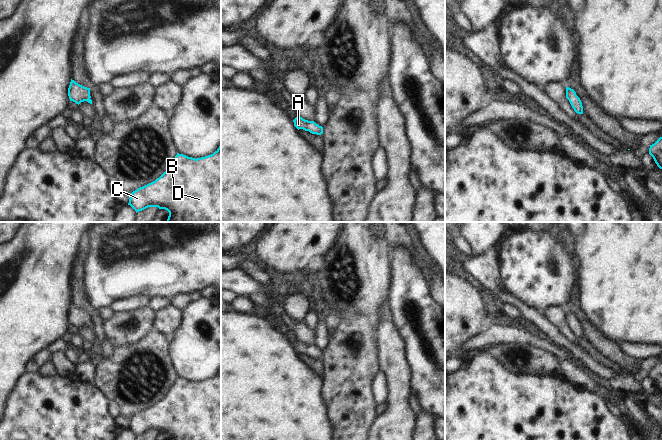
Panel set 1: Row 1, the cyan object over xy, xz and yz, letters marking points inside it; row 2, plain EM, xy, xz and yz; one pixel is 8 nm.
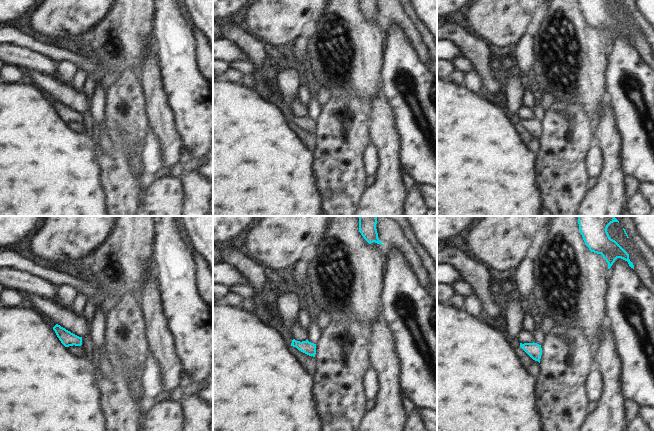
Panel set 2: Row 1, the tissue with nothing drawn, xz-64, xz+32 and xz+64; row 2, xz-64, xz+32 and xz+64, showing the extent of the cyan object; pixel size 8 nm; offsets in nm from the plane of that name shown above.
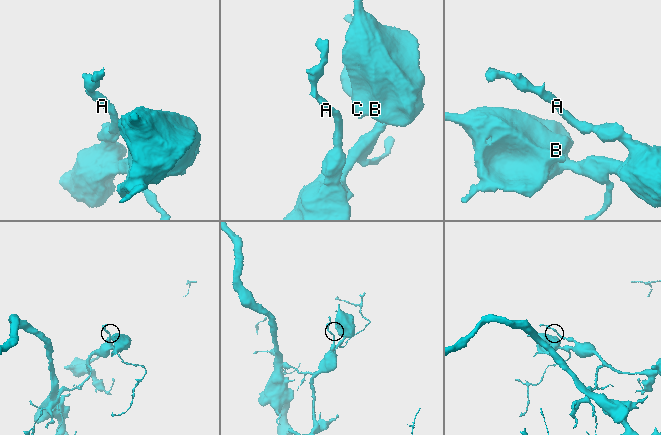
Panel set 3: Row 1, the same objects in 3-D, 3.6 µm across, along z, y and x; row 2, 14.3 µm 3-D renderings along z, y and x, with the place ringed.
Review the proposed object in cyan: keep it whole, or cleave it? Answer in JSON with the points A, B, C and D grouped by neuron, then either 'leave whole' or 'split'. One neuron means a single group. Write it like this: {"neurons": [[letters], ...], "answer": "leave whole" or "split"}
{"neurons": [["A", "B", "C", "D"]], "answer": "leave whole"}

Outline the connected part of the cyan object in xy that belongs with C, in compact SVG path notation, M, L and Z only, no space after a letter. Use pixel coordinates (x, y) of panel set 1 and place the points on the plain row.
M221 368L213 378L197 383L177 377L159 402L133 415L129 422L128 429L136 437L148 431L158 431L167 434L169 440L221 440Z

